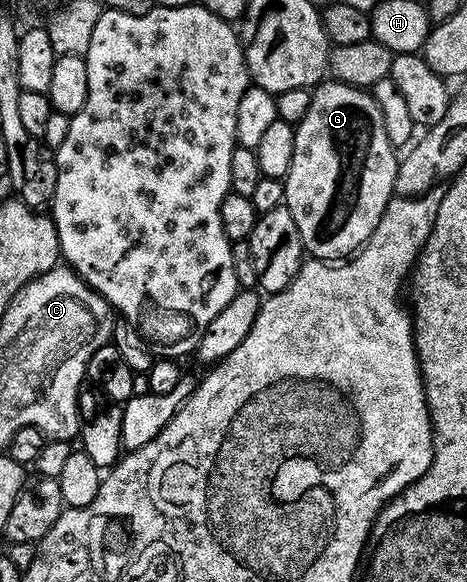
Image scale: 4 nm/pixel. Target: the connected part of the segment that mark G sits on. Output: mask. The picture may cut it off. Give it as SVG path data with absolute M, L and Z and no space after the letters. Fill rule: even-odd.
M335 81L321 82L312 91L310 109L306 109L306 117L295 124L295 129L294 161L290 161L288 174L283 178L284 206L290 209L290 217L294 217L294 225L298 225L298 237L302 237L304 250L310 253L311 258L343 260L361 250L371 239L388 203L396 195L396 178L400 168L398 148L390 145L390 137L386 137L382 111L371 90Z

